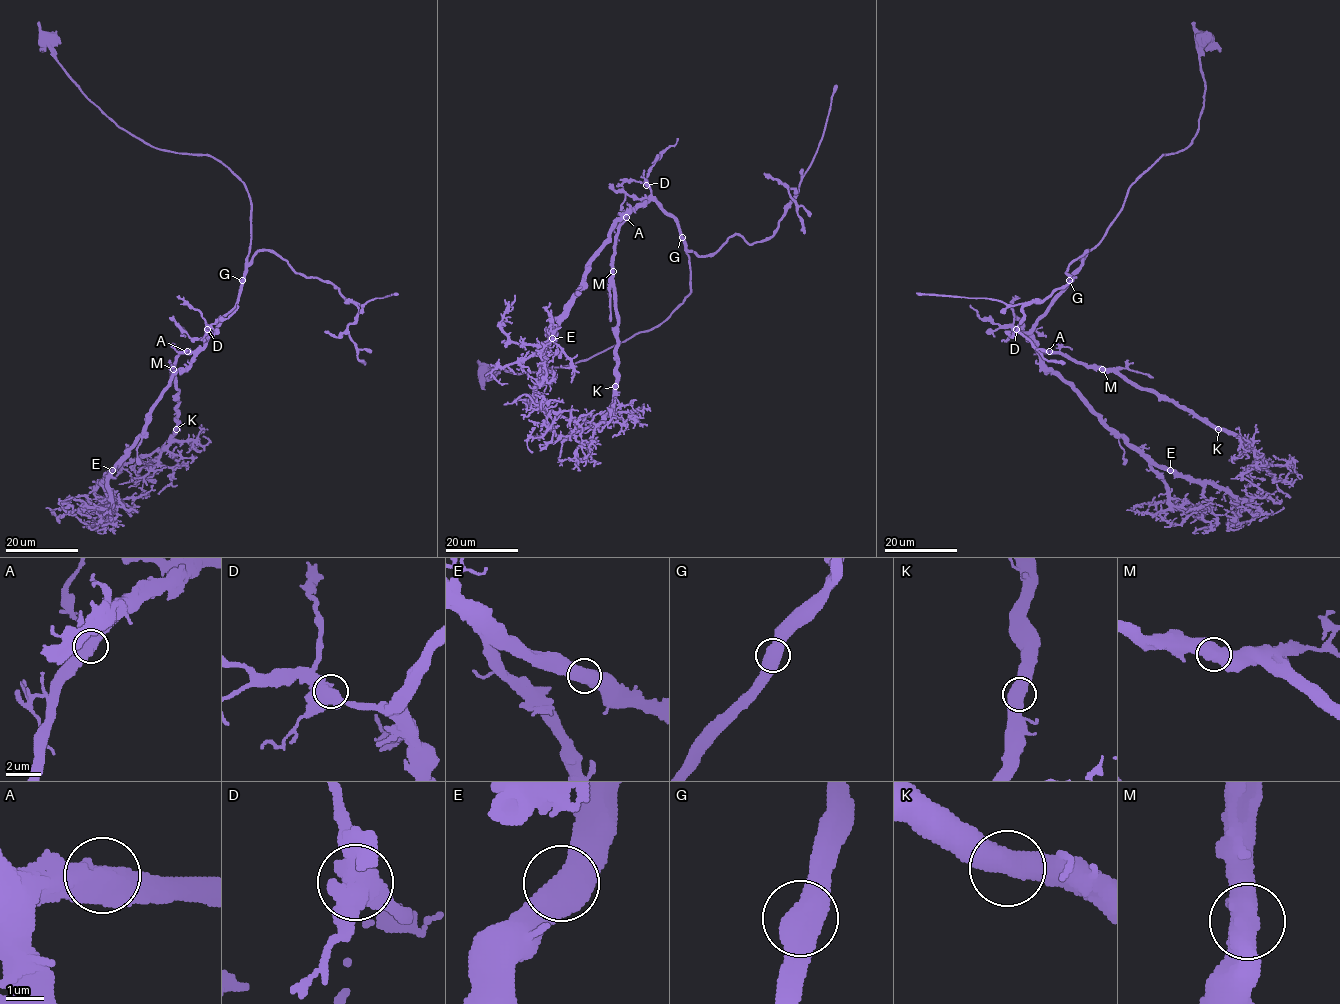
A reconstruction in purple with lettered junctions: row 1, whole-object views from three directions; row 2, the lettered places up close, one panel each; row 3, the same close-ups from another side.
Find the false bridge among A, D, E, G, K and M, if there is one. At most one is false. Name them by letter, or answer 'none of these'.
none of these

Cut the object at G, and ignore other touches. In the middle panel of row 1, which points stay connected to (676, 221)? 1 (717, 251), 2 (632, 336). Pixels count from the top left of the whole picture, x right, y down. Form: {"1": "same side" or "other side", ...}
{"1": "same side", "2": "other side"}

